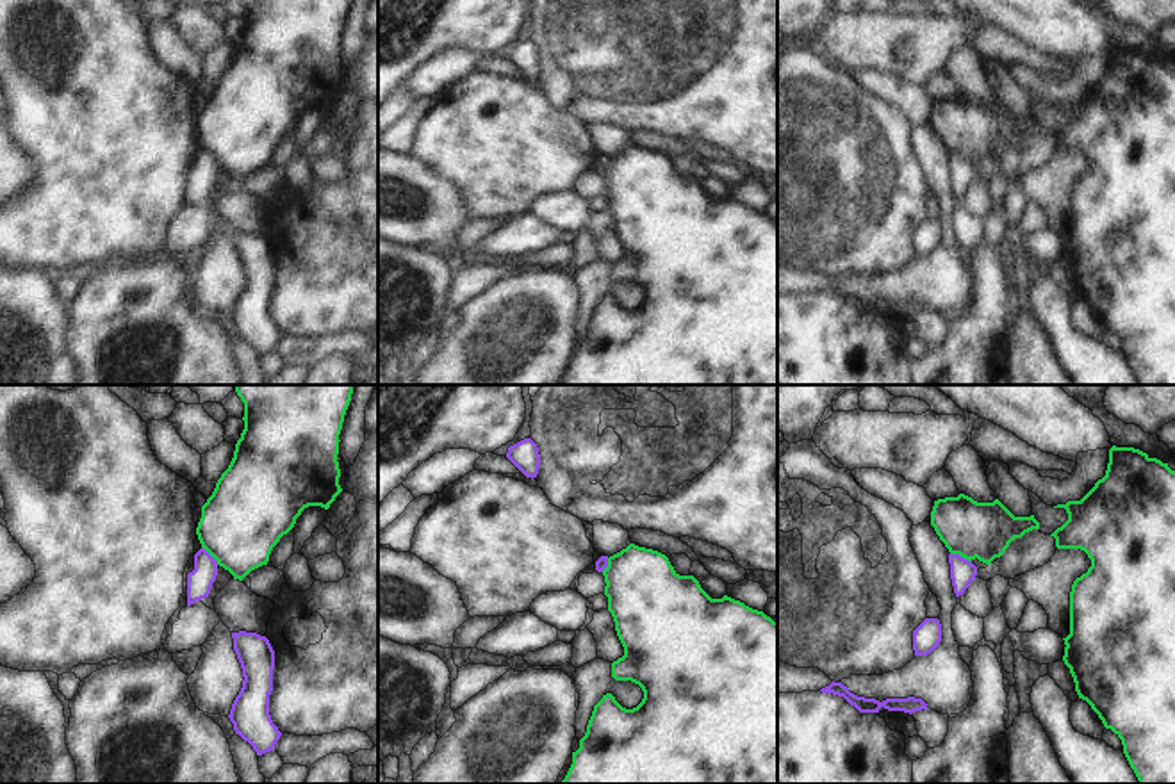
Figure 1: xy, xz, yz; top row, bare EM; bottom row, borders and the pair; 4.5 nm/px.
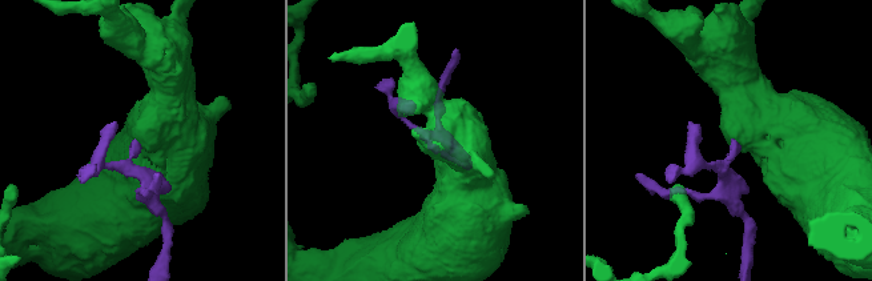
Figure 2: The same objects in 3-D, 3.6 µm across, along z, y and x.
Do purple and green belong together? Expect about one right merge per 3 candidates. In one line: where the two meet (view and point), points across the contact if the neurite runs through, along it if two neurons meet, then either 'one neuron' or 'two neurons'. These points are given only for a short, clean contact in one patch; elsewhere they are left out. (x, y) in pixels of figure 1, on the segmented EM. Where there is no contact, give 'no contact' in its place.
yz (961, 558) | along yz (951, 553), (970, 562) | two neurons

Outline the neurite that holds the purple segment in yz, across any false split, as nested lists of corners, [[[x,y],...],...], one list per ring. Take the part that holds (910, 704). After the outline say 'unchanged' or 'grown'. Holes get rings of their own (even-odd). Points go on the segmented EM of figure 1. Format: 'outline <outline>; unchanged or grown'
outline [[[834,681],[829,686],[822,688],[820,691],[843,697],[859,713],[879,713],[879,709],[884,707],[888,711],[904,711],[911,715],[915,711],[929,709],[922,698],[915,698],[915,697],[886,698],[883,702],[875,698],[858,697],[850,693],[847,686],[843,686],[842,682],[834,682]]]; unchanged

